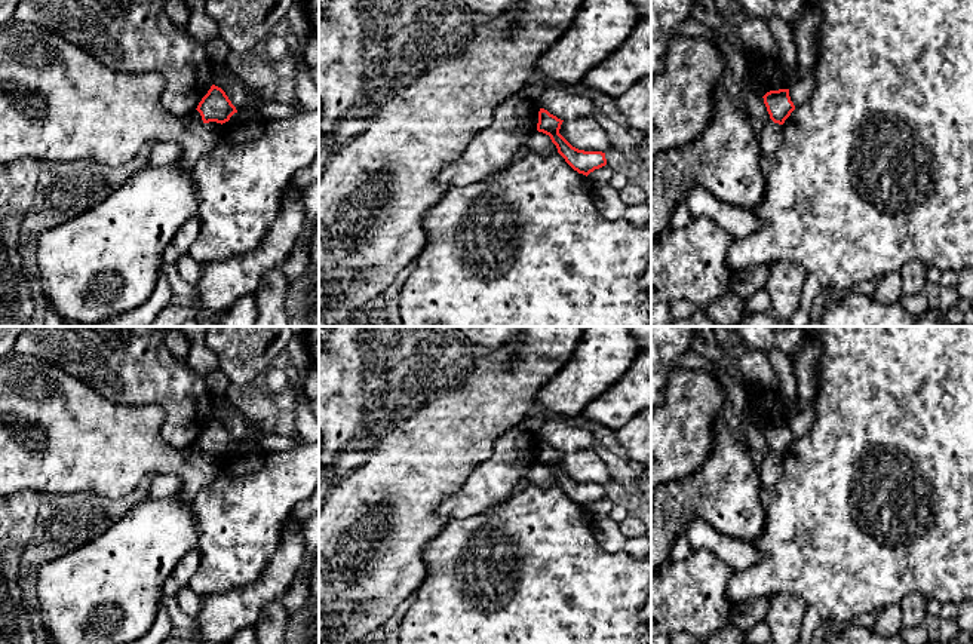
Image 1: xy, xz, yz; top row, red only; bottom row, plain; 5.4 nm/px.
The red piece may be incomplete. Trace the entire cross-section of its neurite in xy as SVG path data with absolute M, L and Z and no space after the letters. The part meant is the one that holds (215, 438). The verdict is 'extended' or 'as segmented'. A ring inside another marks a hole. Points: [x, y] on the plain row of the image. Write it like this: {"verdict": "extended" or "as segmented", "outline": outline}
{"verdict": "as segmented", "outline": "M215 417L211 418L196 442L200 445L203 456L217 454L221 457L237 445L225 424Z"}

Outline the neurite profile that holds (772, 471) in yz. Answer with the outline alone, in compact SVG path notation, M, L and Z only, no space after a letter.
M771 453L765 464L759 469L762 488L770 488L776 485L782 473L783 473L783 459Z

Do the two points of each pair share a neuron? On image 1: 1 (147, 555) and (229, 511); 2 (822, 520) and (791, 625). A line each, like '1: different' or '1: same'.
1: different
2: different

